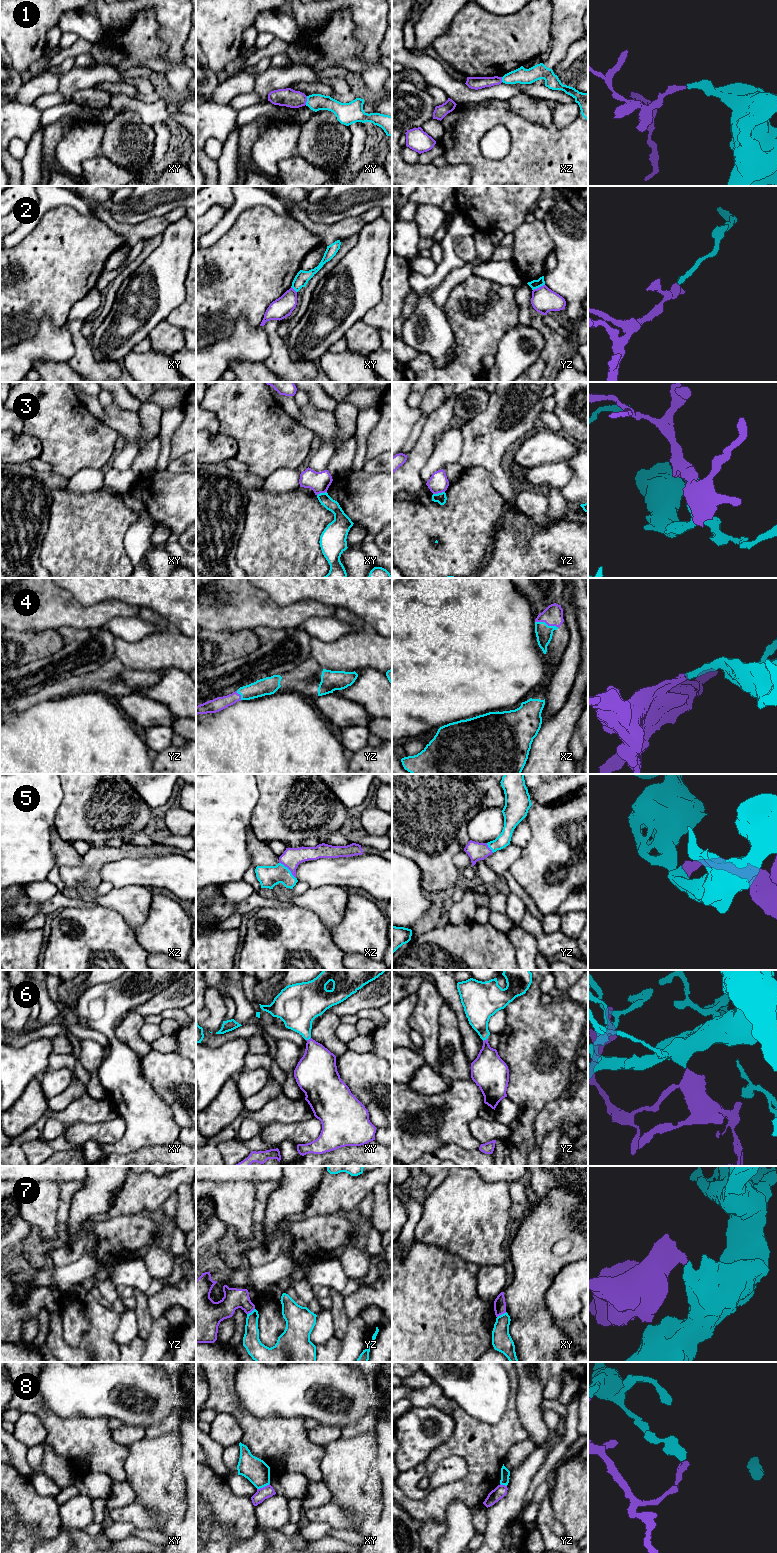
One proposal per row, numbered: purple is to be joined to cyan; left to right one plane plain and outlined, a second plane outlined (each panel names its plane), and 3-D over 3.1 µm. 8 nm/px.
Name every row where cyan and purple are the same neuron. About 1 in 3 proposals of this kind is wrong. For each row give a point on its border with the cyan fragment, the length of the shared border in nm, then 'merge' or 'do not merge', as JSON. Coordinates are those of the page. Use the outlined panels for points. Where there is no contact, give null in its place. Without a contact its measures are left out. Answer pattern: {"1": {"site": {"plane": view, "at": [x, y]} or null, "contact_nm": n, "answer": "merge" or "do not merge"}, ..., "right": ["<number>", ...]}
{"1": {"site": {"plane": "xy", "at": [307, 100]}, "contact_nm": 70, "answer": "do not merge"}, "2": {"site": {"plane": "yz", "at": [538, 287]}, "contact_nm": 110, "answer": "do not merge"}, "3": {"site": {"plane": "yz", "at": [438, 493]}, "contact_nm": 100, "answer": "do not merge"}, "4": {"site": {"plane": "xz", "at": [546, 624]}, "contact_nm": 200, "answer": "merge"}, "5": {"site": {"plane": "xz", "at": [288, 869]}, "contact_nm": 190, "answer": "merge"}, "6": {"site": {"plane": "xy", "at": [308, 1039]}, "contact_nm": 40, "answer": "merge"}, "7": {"site": {"plane": "xy", "at": [502, 1314]}, "contact_nm": 90, "answer": "do not merge"}, "8": {"site": {"plane": "xy", "at": [263, 1486]}, "contact_nm": 120, "answer": "do not merge"}, "right": ["4", "5", "6"]}

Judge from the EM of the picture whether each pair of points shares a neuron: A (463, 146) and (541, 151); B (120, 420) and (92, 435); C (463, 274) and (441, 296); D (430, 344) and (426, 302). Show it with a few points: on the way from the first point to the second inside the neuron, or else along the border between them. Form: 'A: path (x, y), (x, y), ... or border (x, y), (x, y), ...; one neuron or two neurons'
A: path (482, 165), (522, 165); one neuron
B: border (99, 419), (119, 433); two neurons
C: path (457, 276), (443, 290); one neuron
D: path (430, 334), (426, 312); one neuron

